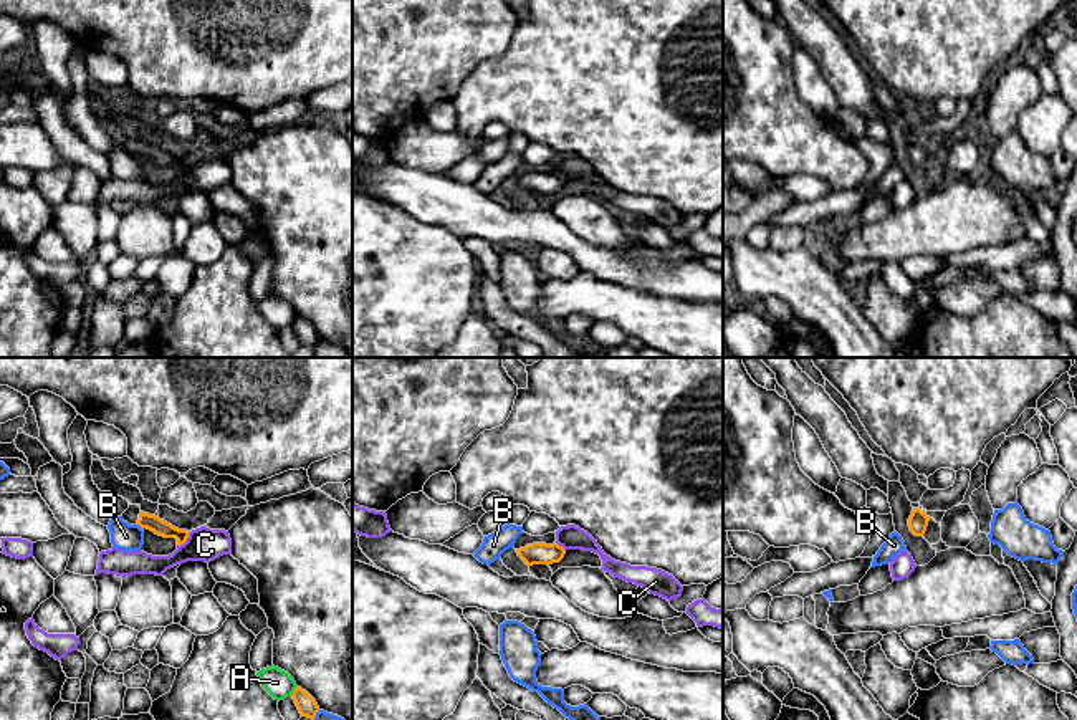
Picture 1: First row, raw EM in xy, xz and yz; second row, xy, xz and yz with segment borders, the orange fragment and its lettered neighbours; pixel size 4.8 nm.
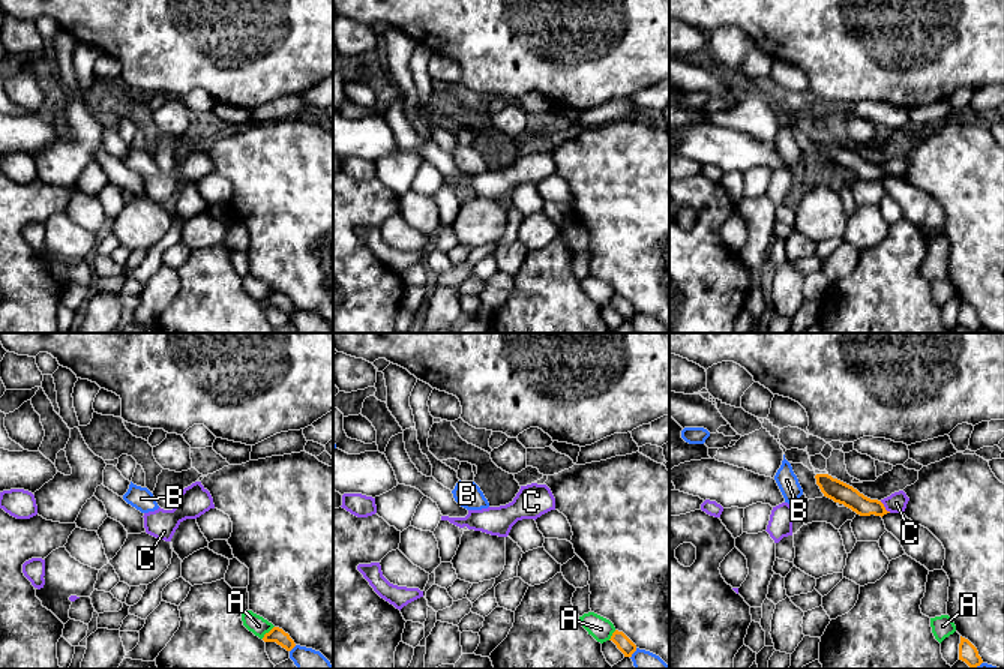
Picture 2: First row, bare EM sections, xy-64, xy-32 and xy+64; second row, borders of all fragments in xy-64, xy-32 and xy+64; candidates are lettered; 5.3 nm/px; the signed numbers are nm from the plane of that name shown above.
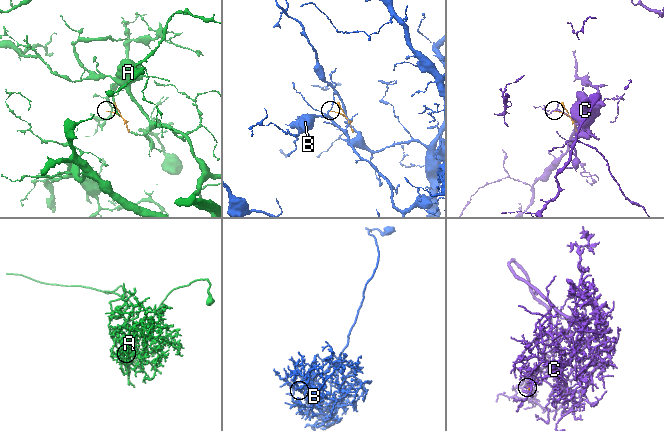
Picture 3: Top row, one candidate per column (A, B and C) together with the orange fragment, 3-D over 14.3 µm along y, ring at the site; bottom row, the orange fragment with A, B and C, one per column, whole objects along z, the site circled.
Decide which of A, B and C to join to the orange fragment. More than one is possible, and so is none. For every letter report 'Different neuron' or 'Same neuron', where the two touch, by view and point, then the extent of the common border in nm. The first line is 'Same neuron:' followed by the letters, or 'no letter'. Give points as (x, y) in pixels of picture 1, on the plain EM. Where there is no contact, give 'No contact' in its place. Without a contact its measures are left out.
Same neuron: no letter
A: Different neuron. Touches orange at xy (295, 320). Shared border 70 nm
B: Different neuron. Touches orange at xy (139, 154). Shared border 40 nm
C: Different neuron. Touches orange at xy (186, 169). Shared border 100 nm

